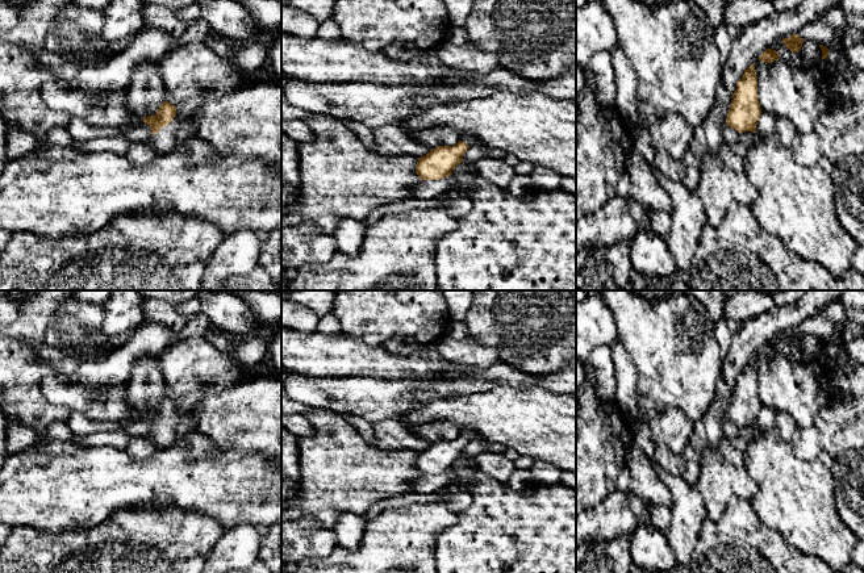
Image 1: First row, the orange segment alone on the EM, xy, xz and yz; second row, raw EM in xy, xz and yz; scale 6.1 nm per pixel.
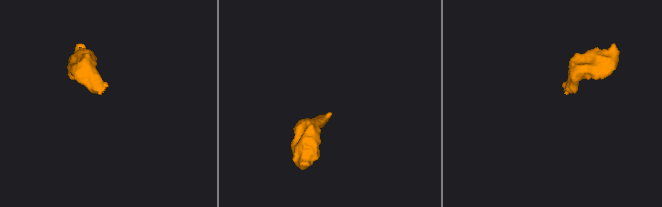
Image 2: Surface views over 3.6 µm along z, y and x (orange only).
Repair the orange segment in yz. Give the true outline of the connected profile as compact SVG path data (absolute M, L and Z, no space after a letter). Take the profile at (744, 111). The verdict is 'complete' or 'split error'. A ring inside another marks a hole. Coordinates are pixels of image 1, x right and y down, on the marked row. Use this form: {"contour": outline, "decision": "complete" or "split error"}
{"contour": "M751 64L736 83L726 124L738 133L755 133L760 116L761 108L757 97L757 76L755 66Z", "decision": "complete"}

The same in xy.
{"contour": "M164 101L155 116L143 118L143 122L151 127L150 147L155 154L168 154L176 147L178 131L183 121L175 114L176 106Z", "decision": "split error"}

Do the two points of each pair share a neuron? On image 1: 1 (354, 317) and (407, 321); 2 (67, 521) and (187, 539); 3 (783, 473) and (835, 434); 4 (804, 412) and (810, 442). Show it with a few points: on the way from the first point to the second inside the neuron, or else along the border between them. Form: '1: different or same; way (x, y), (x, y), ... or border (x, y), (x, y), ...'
1: same; way (367, 317), (393, 317)
2: different; border (124, 507), (115, 511), (105, 521), (87, 528)
3: different; border (789, 442), (801, 459), (821, 451), (833, 459)
4: different; border (829, 405), (818, 412), (809, 426), (798, 427)

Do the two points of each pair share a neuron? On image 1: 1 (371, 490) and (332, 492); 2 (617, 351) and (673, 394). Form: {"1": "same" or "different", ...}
{"1": "same", "2": "different"}

